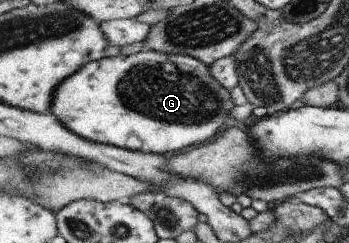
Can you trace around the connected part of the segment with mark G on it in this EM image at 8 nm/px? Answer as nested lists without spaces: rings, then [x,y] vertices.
[[[144,47],[139,53],[128,57],[105,57],[85,65],[79,73],[75,73],[75,77],[63,81],[61,89],[55,93],[57,97],[53,99],[50,113],[59,119],[61,125],[69,127],[69,131],[73,129],[73,133],[95,143],[165,156],[178,154],[213,141],[229,122],[235,122],[231,109],[235,109],[238,103],[233,103],[229,87],[223,87],[213,77],[209,67],[211,65],[191,55],[161,53],[151,47]]]

